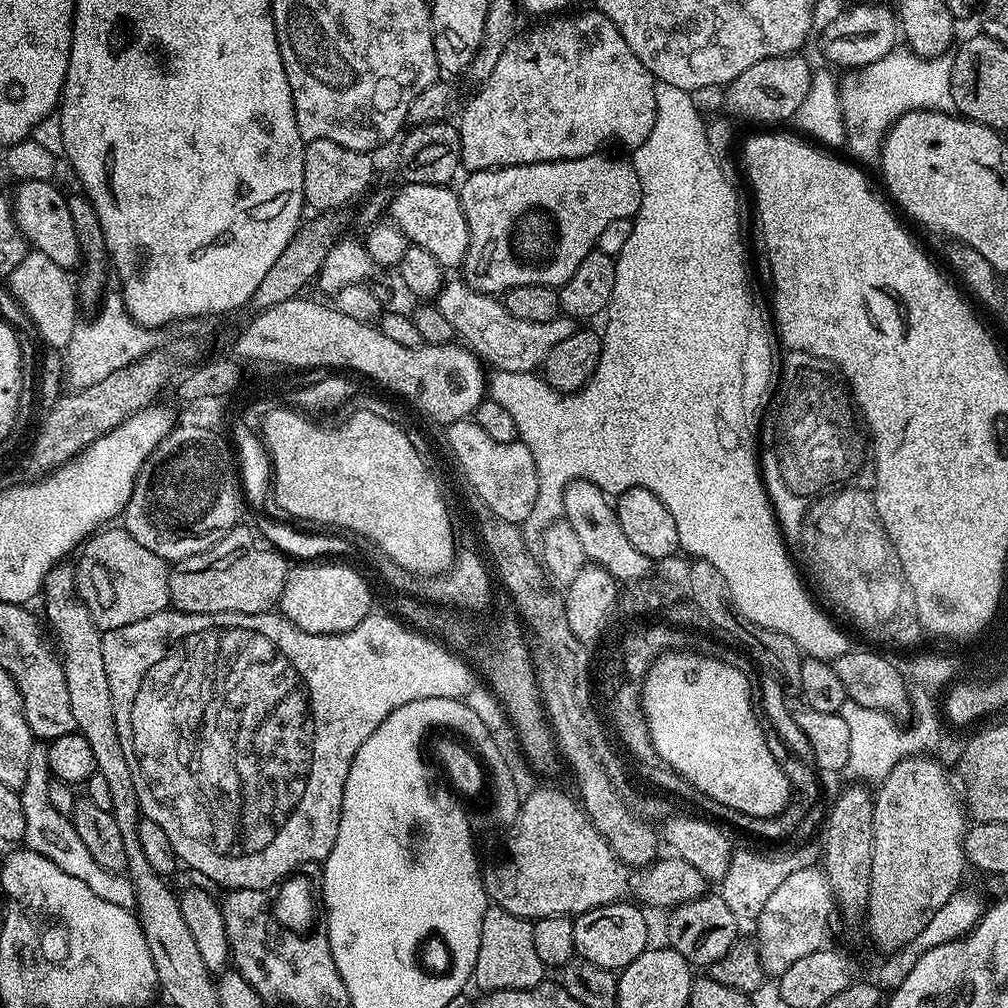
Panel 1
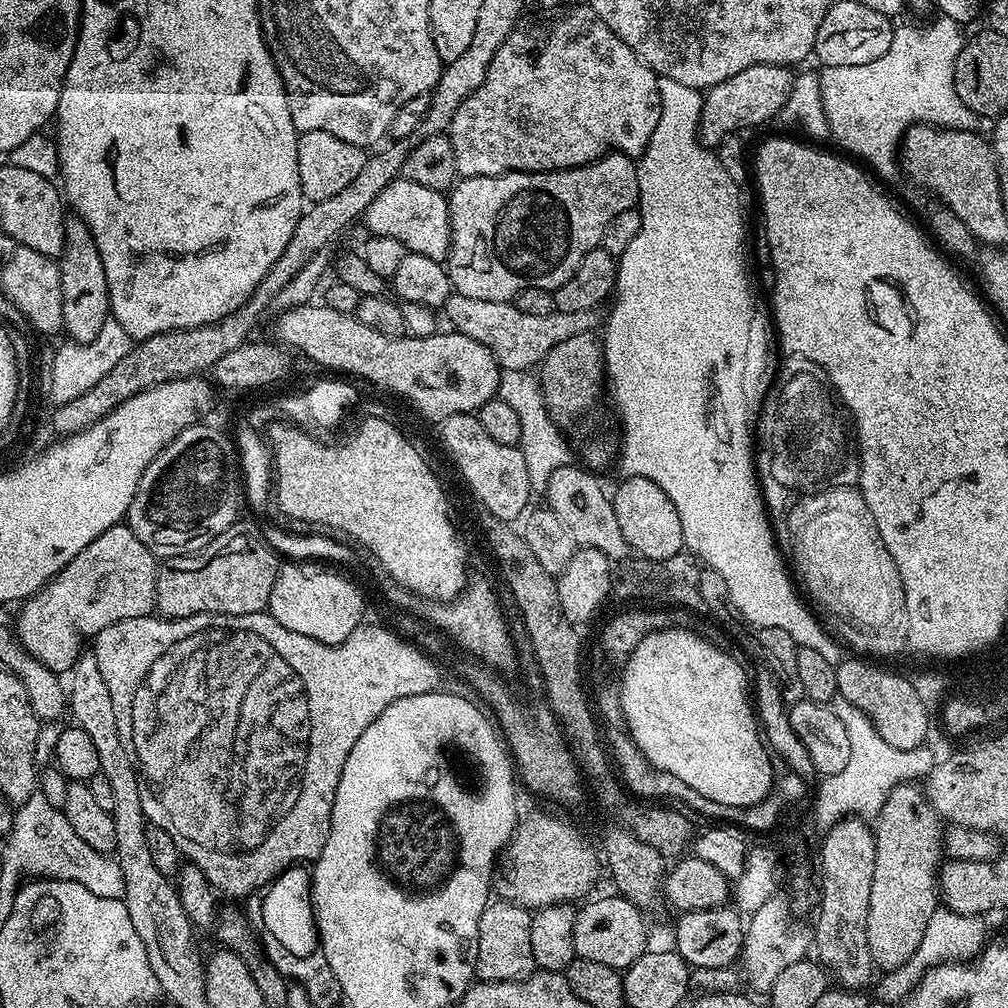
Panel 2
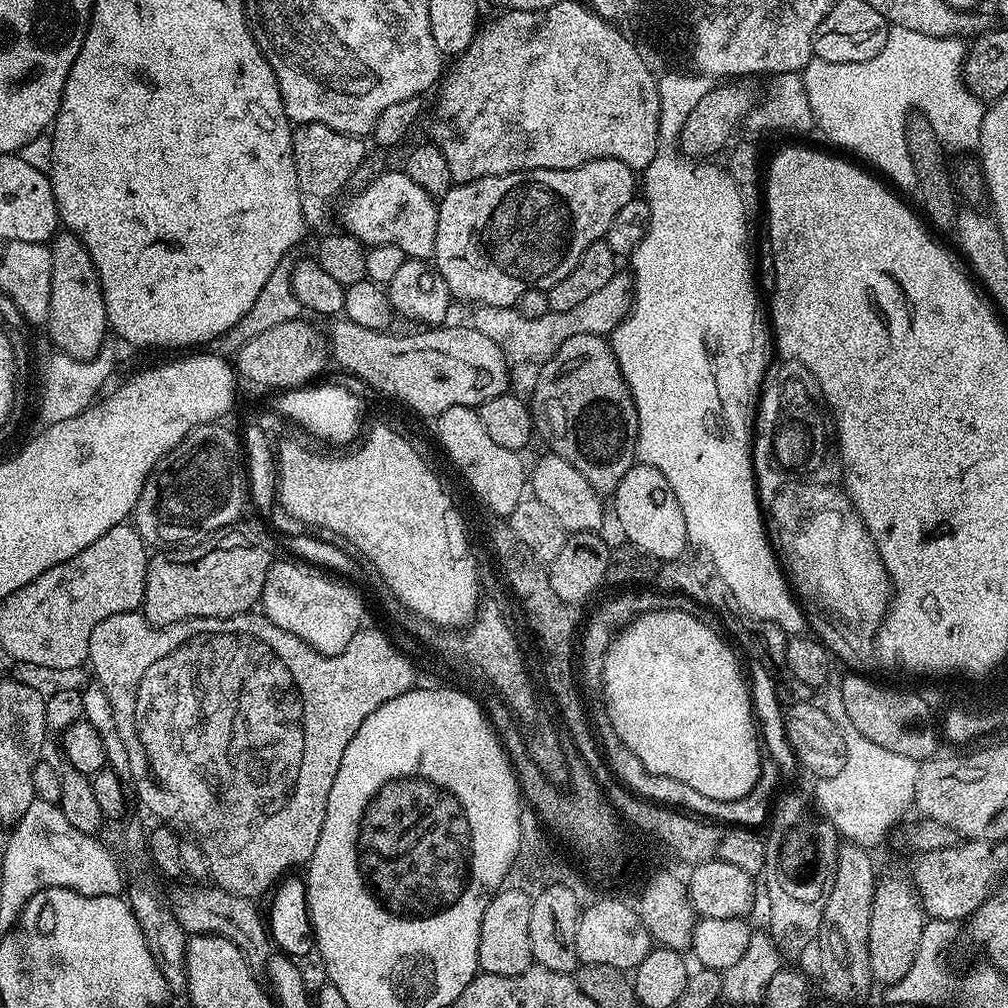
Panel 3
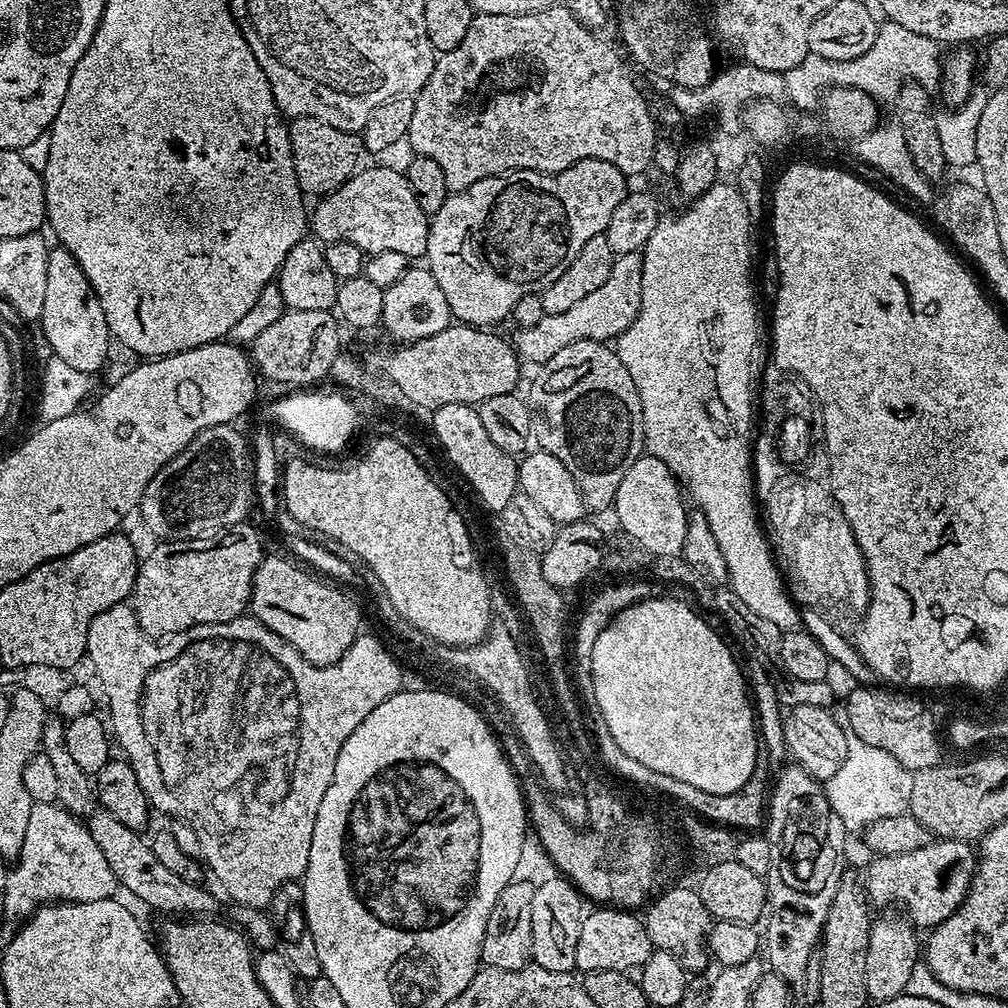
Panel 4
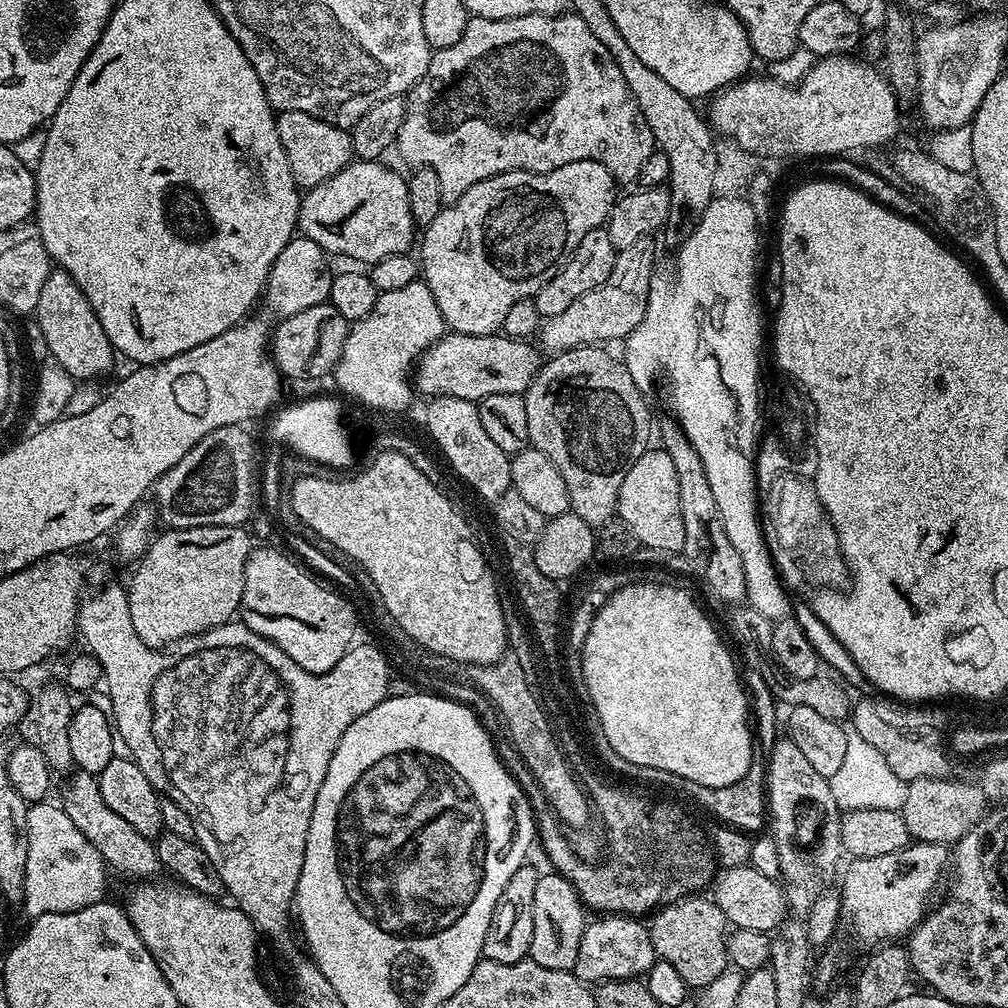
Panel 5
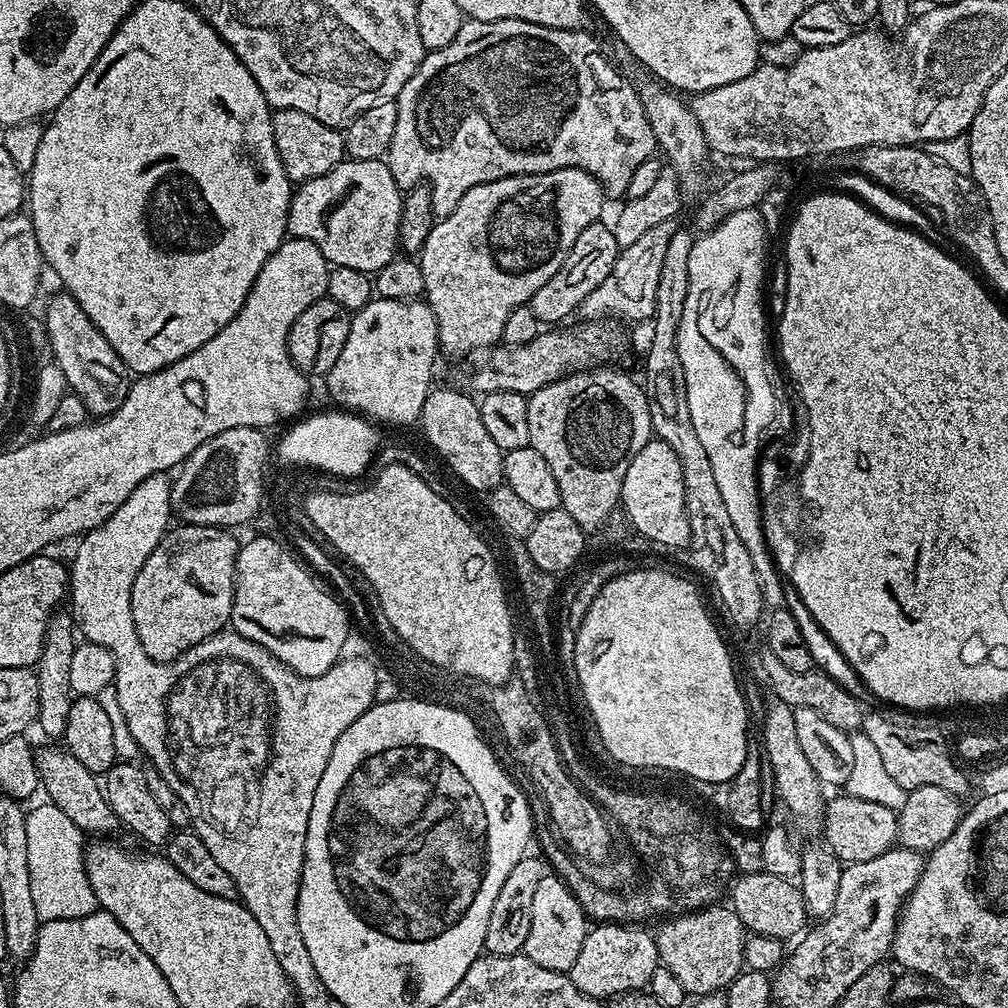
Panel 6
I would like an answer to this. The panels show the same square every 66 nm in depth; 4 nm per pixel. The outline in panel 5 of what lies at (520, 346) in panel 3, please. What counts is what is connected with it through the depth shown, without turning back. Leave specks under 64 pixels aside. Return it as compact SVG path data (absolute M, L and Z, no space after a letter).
M651 239L639 240L634 242L634 246L619 249L616 253L614 270L610 270L610 278L606 278L606 282L602 282L602 286L598 286L593 292L582 294L582 298L578 298L569 308L562 310L562 314L547 317L541 323L538 333L539 347L545 353L548 351L548 354L555 354L557 352L568 352L572 348L581 346L600 346L605 343L603 340L617 340L617 342L627 340L630 333L640 325L646 314L648 289L652 287L654 279L652 267L656 264L656 252L652 249L652 243Z

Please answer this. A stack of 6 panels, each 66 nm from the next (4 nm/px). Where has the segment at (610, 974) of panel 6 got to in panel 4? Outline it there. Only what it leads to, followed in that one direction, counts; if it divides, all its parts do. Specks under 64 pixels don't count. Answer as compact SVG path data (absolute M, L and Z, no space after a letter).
M600 906L595 910L597 912L589 911L580 923L576 968L581 973L594 970L618 970L627 973L632 970L628 968L639 969L652 957L654 949L639 915L611 906Z

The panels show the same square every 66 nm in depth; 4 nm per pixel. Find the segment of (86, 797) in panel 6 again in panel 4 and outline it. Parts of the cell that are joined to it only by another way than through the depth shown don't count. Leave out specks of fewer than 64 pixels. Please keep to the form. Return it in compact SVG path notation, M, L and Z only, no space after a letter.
M96 810L87 817L86 825L90 837L94 838L95 845L102 850L103 857L110 864L114 872L114 878L121 889L128 891L130 895L137 896L144 904L152 908L158 908L162 912L184 912L185 917L200 918L205 914L212 914L216 908L216 900L200 884L191 884L178 874L170 874L158 858L154 858L154 850L147 839L144 840L139 831L134 828L122 826L114 814L103 810Z

